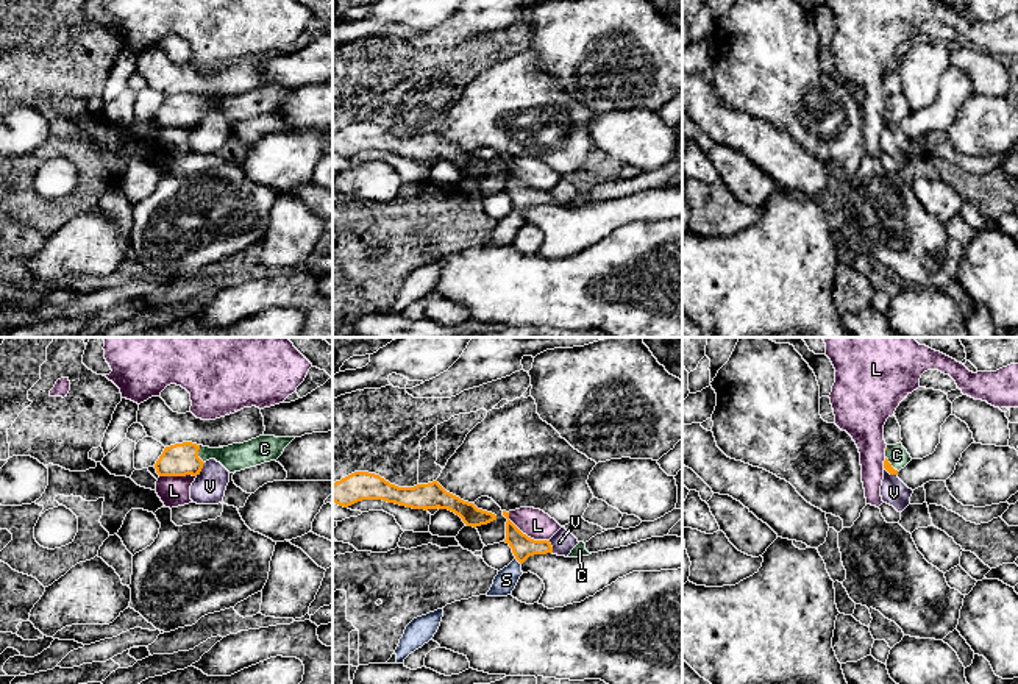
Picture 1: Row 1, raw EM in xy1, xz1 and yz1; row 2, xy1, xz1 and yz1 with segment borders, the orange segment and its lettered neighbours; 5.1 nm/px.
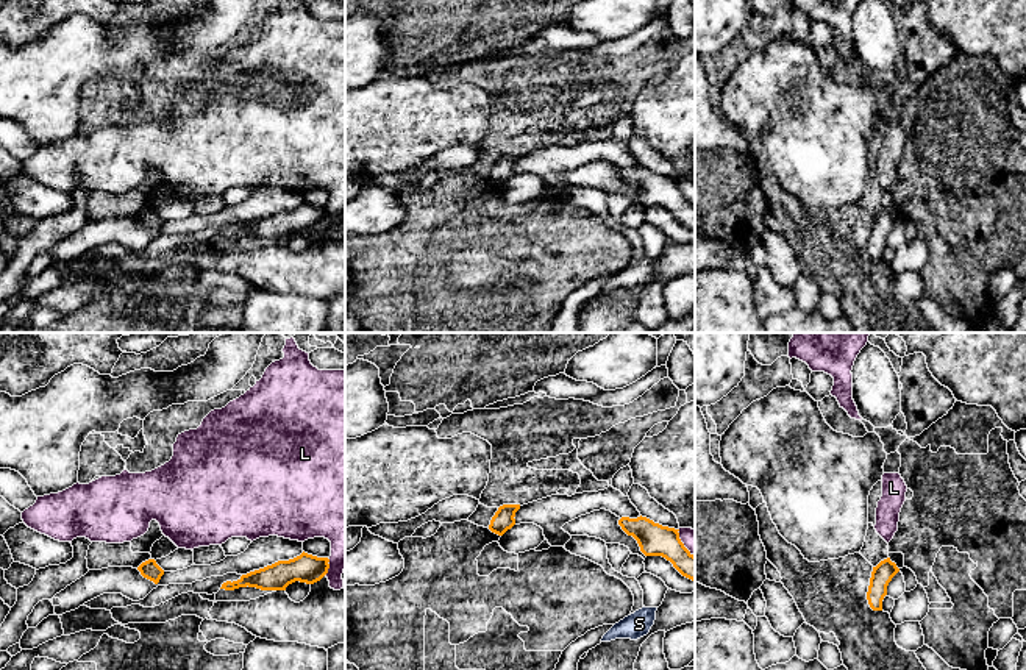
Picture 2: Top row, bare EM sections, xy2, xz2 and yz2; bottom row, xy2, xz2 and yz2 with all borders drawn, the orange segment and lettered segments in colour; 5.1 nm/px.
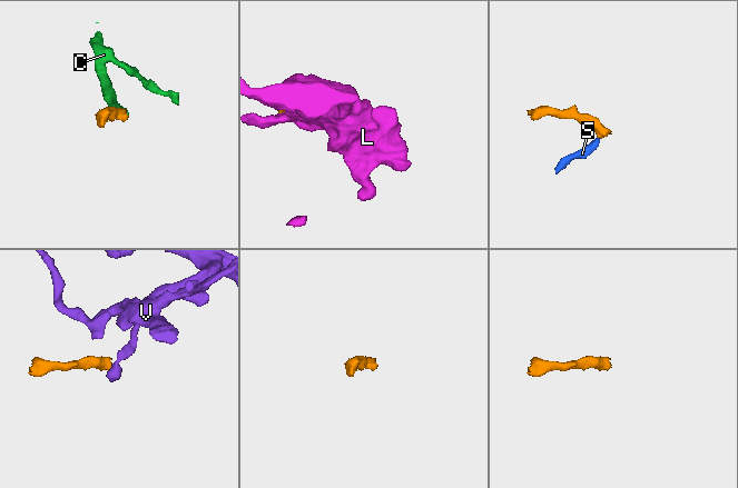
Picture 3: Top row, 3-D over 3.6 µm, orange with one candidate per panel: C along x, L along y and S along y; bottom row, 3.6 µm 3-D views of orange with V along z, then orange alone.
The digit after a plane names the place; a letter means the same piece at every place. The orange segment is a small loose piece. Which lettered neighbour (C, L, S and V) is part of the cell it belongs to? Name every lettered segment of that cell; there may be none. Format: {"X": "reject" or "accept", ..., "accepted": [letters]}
{"C": "accept", "L": "reject", "S": "accept", "V": "reject", "accepted": ["C", "S"]}

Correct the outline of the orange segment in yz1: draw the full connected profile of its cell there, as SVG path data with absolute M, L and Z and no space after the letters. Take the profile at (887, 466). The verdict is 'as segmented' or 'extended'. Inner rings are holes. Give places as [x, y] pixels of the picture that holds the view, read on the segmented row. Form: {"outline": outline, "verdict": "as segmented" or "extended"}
{"outline": "M902 444L887 445L884 468L890 475L898 475L898 472L904 468L910 461L912 458L907 453L907 450L902 447Z", "verdict": "extended"}

